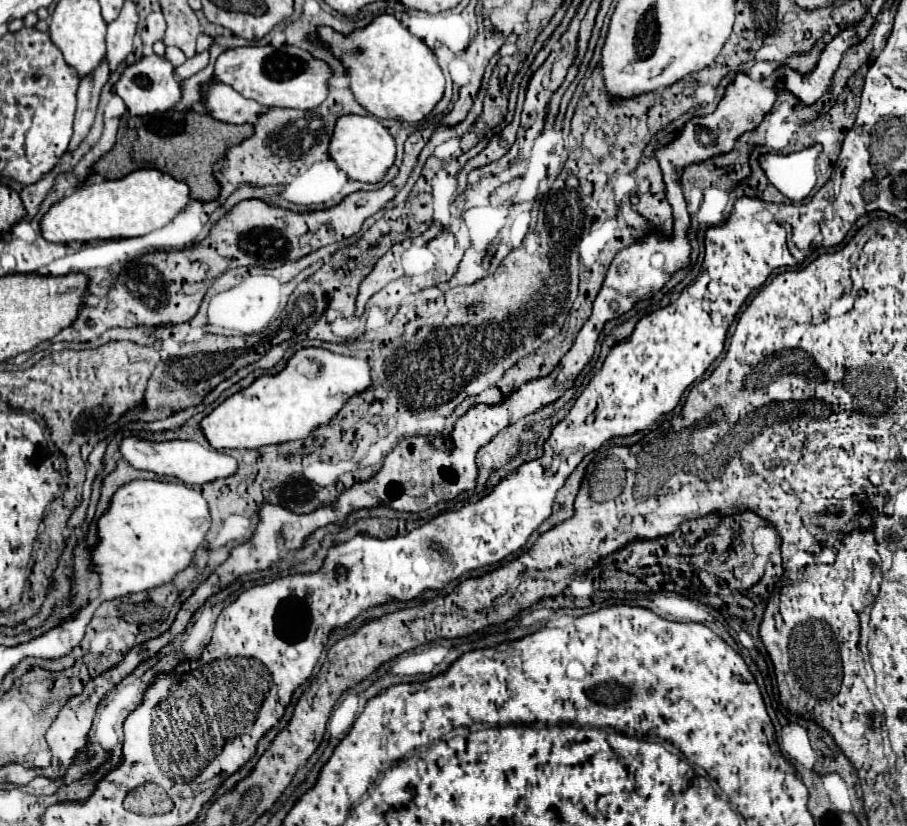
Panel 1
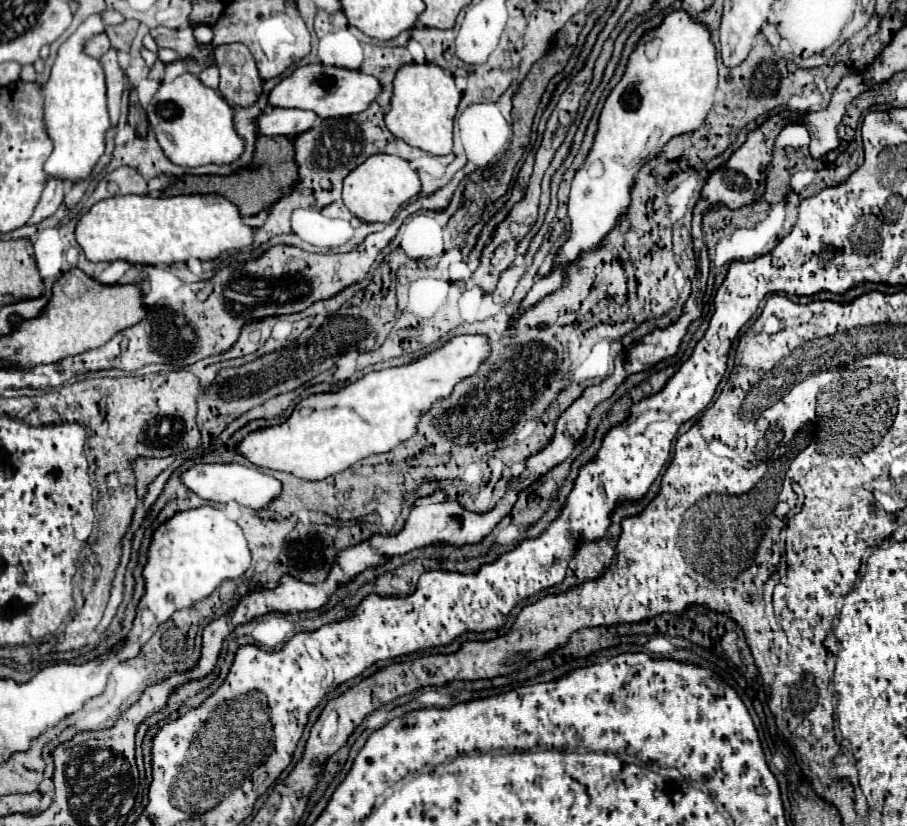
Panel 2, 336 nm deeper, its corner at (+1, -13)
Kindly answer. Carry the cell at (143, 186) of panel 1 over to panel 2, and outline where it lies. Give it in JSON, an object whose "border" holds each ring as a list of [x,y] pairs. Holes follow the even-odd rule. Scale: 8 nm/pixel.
{"border":[[[124,195],[96,203],[76,225],[76,239],[88,261],[126,261],[136,265],[174,265],[188,259],[212,261],[228,249],[242,249],[254,243],[254,229],[244,223],[240,209],[220,195],[178,195],[178,197],[150,197]]]}

